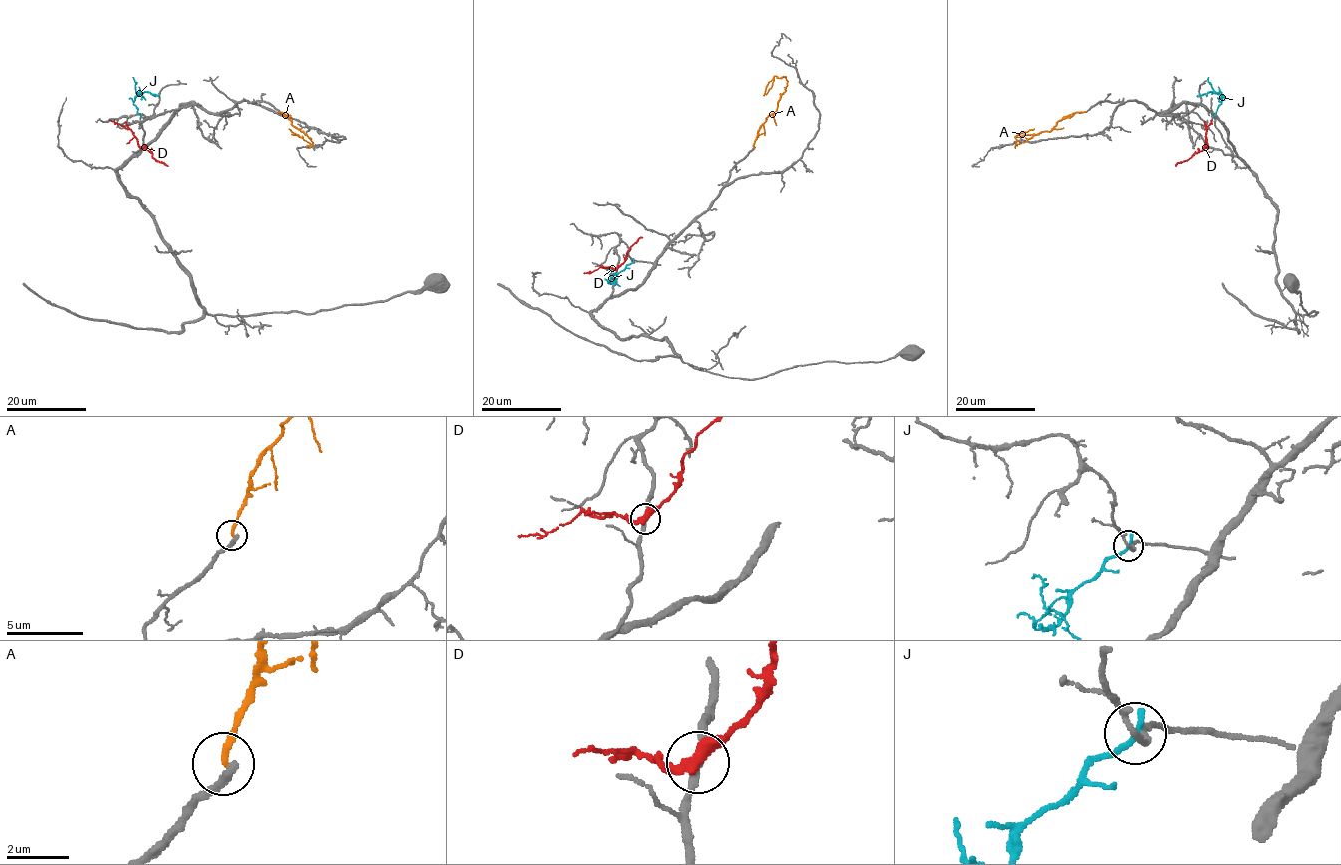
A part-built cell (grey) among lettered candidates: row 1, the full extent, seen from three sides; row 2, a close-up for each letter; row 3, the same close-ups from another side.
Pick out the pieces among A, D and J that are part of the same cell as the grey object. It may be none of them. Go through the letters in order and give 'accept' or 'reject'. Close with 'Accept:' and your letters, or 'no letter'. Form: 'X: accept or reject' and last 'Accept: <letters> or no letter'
A: reject
D: reject
J: reject
Accept: no letter

